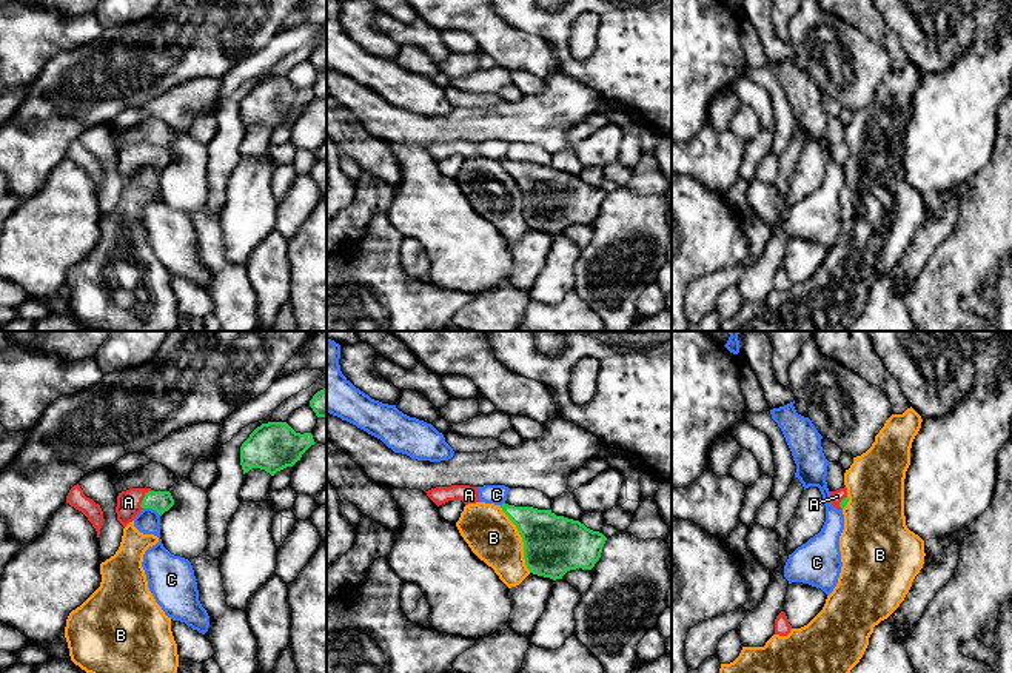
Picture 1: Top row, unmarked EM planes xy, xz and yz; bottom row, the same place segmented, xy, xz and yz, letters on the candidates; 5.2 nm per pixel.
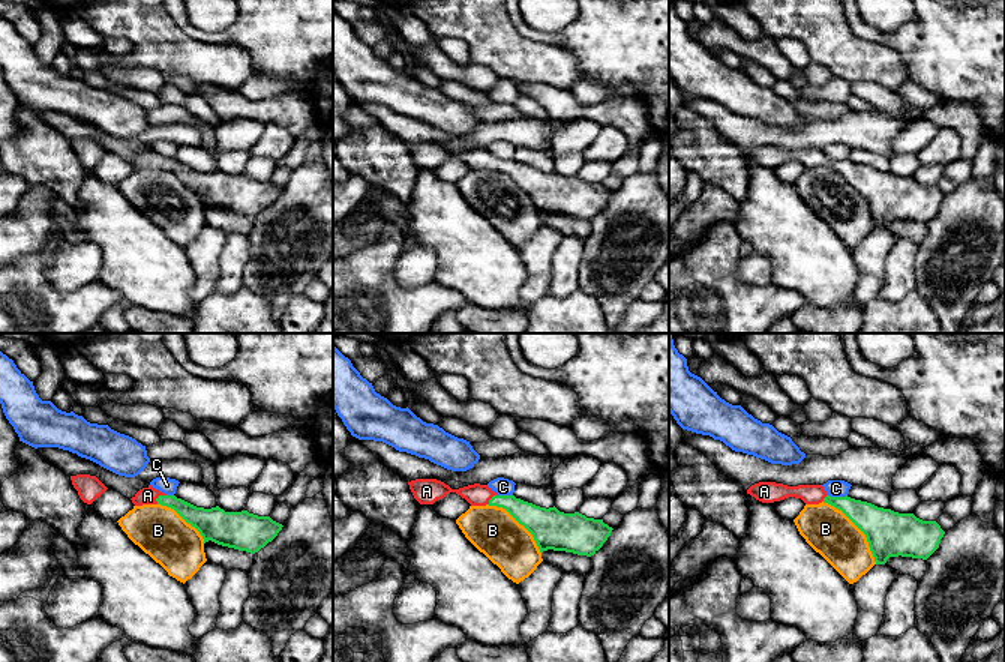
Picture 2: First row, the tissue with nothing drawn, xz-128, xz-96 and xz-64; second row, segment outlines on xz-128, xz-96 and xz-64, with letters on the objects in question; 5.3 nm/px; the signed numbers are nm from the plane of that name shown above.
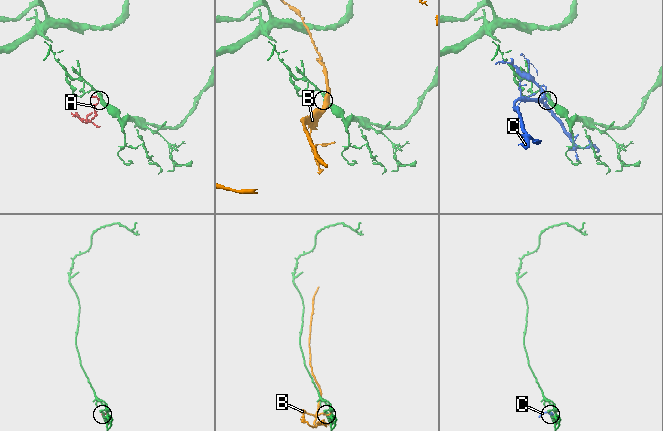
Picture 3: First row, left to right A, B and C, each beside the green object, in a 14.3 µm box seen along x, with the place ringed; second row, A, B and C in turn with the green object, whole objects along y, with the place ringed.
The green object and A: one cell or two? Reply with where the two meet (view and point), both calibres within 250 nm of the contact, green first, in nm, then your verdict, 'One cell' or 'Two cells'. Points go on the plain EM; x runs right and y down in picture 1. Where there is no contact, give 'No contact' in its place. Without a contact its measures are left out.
Touches green at xy (144, 153). Thickness 110 nm (green) against 130 nm. One cell

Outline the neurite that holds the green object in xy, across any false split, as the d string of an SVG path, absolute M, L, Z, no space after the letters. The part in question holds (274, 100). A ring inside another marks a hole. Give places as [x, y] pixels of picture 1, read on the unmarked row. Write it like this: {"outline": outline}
{"outline": "M287 77L262 79L240 102L243 129L260 123L274 131L300 116L314 99L311 88L296 88Z"}

